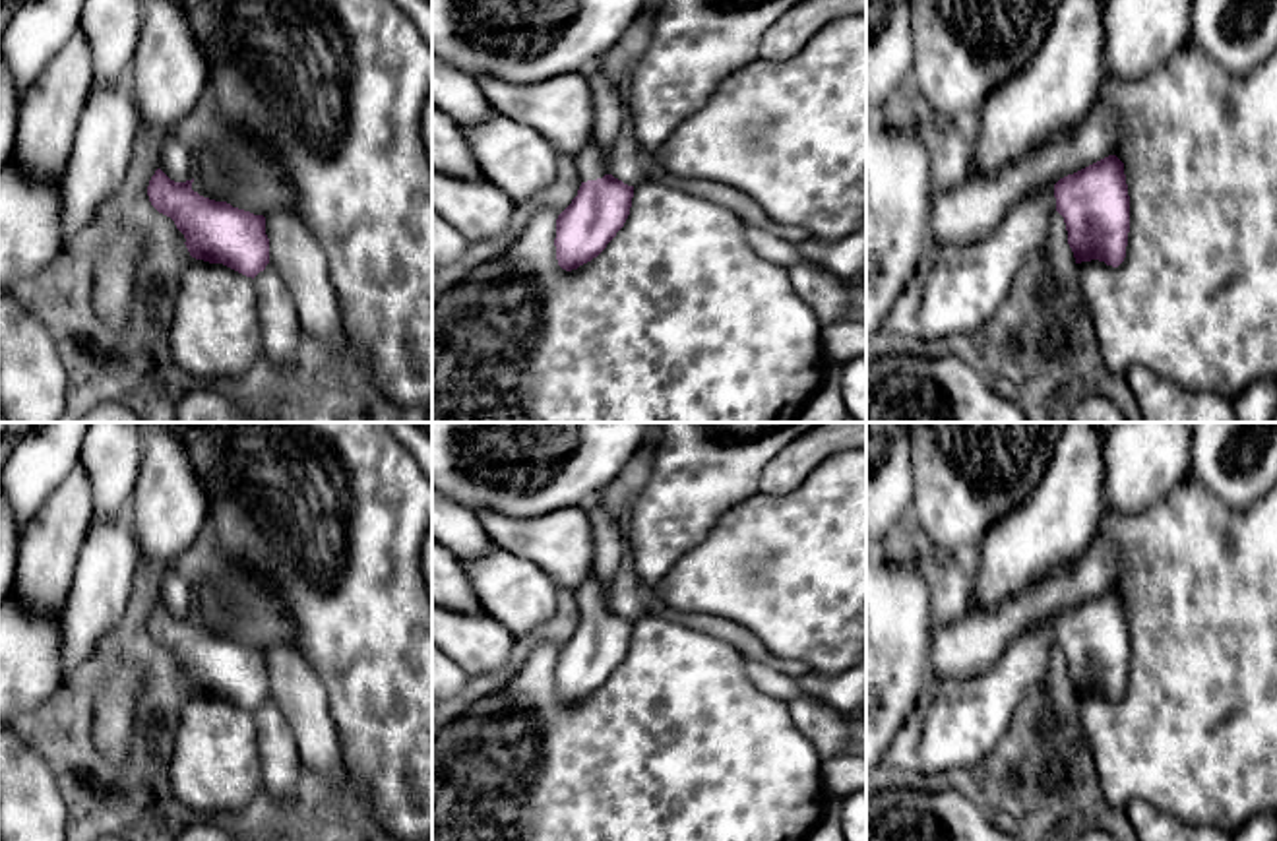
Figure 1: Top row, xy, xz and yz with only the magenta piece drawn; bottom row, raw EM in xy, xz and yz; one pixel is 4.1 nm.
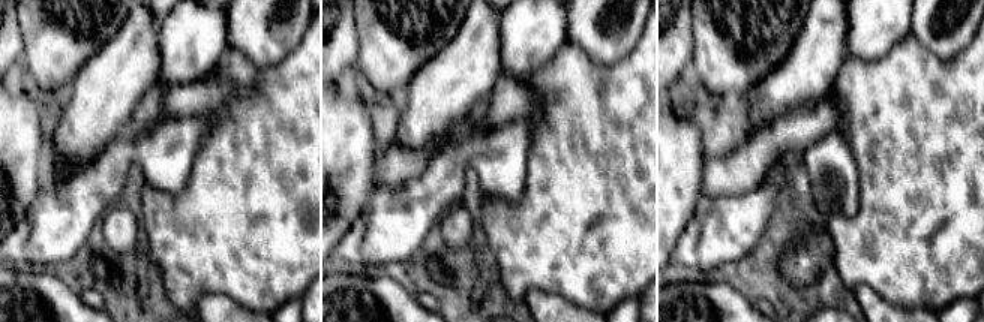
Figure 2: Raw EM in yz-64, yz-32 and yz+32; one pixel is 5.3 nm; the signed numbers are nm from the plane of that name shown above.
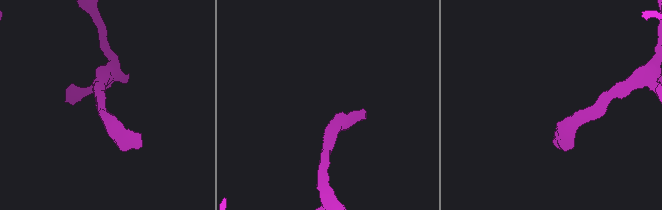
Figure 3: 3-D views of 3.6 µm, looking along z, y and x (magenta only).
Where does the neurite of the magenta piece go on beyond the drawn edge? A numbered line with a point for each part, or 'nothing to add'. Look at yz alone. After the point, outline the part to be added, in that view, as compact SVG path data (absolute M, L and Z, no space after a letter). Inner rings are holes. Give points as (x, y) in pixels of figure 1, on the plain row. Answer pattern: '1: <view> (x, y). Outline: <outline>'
1: yz (956, 721). Outline: M1054 620L1037 622L981 674L932 678L889 742L884 771L919 769L938 783L946 773L975 767L1008 731L1027 688L1039 688L1054 643Z

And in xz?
1: xz (590, 593). Outline: M589 574L576 589L576 601L583 616L608 608L607 593L595 574Z

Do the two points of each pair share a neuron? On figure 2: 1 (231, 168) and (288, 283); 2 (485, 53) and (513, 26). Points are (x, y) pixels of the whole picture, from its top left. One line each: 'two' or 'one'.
1: one
2: two

